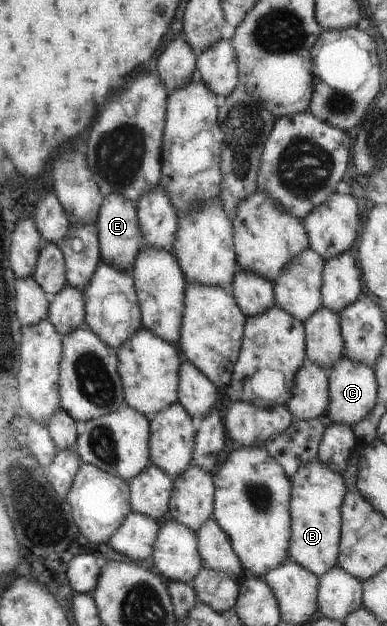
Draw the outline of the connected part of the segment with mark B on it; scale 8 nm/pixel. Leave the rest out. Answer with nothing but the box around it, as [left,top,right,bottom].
[289,459,345,579]

